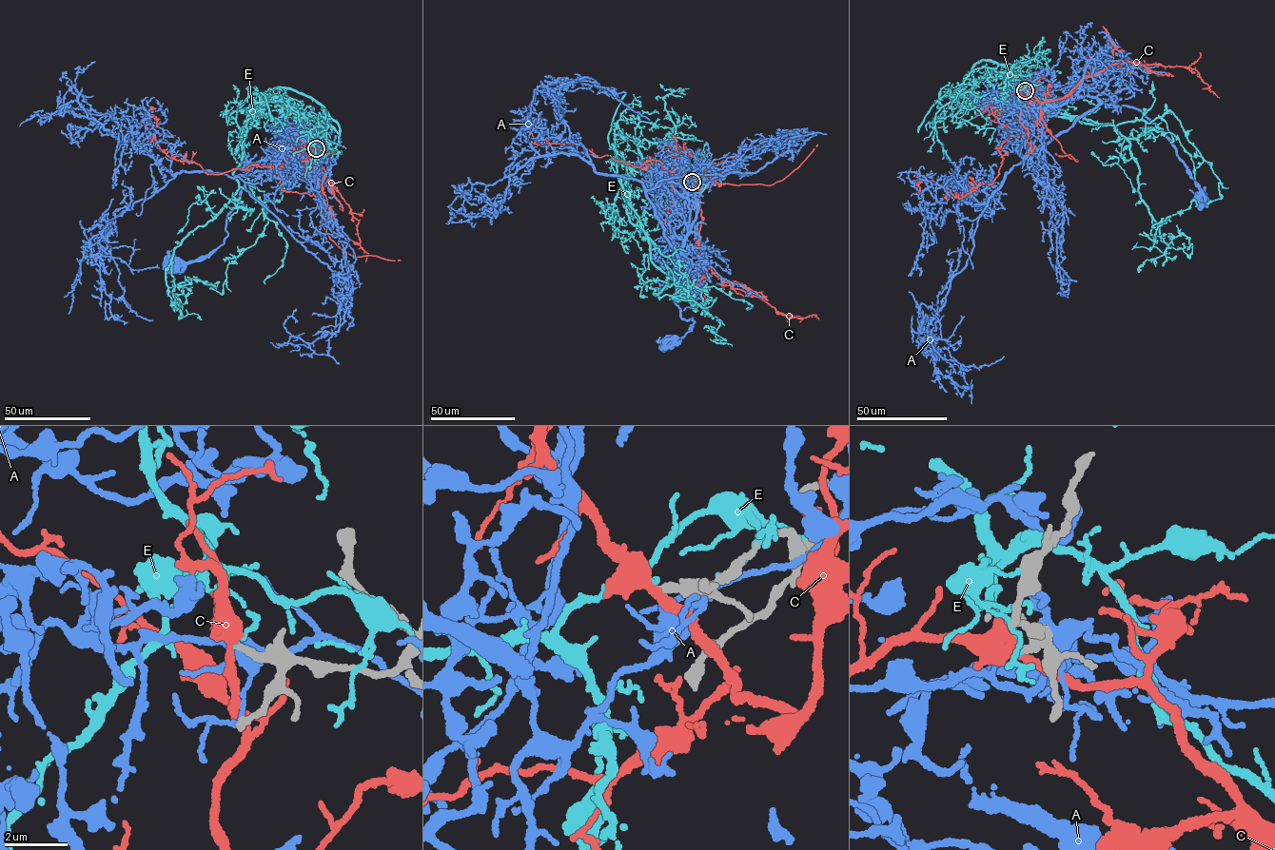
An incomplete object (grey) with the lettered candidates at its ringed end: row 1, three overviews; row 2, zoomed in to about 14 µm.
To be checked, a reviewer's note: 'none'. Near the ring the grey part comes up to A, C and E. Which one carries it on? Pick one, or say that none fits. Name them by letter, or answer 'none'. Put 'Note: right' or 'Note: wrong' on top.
Note: right
none

